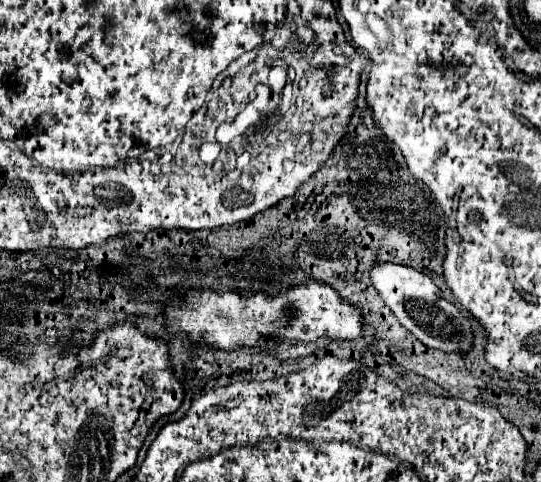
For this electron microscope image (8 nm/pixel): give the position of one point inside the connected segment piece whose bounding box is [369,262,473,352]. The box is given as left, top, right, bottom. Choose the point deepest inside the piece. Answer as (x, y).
(415, 300)

